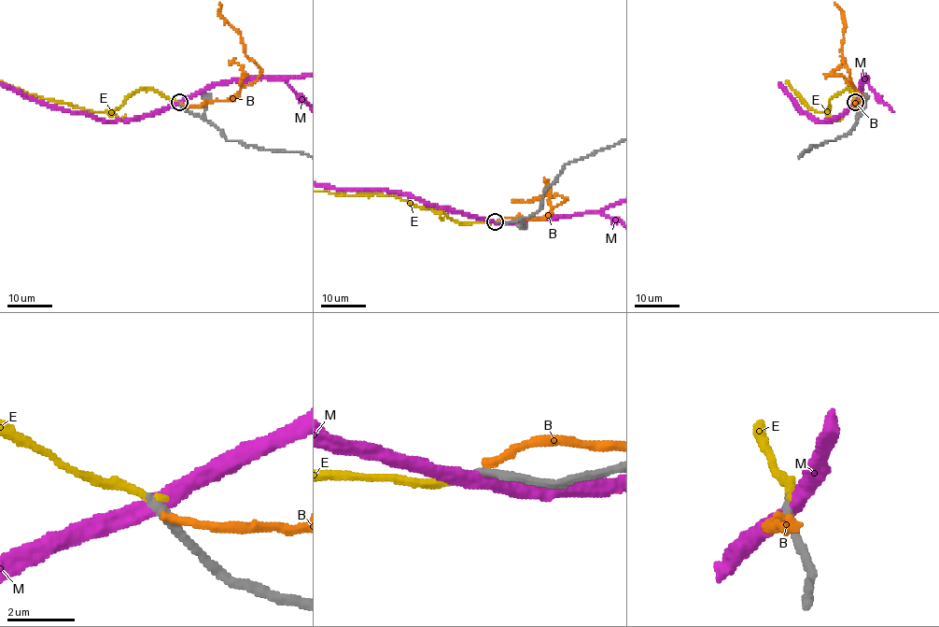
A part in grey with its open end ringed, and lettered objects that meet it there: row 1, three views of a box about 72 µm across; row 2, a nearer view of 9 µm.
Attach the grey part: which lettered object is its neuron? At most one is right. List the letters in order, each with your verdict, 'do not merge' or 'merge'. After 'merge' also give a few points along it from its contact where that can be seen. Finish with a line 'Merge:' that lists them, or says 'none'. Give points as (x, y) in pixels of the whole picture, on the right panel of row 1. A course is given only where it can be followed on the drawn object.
B: do not merge
E: merge
M: do not merge
Merge: E

